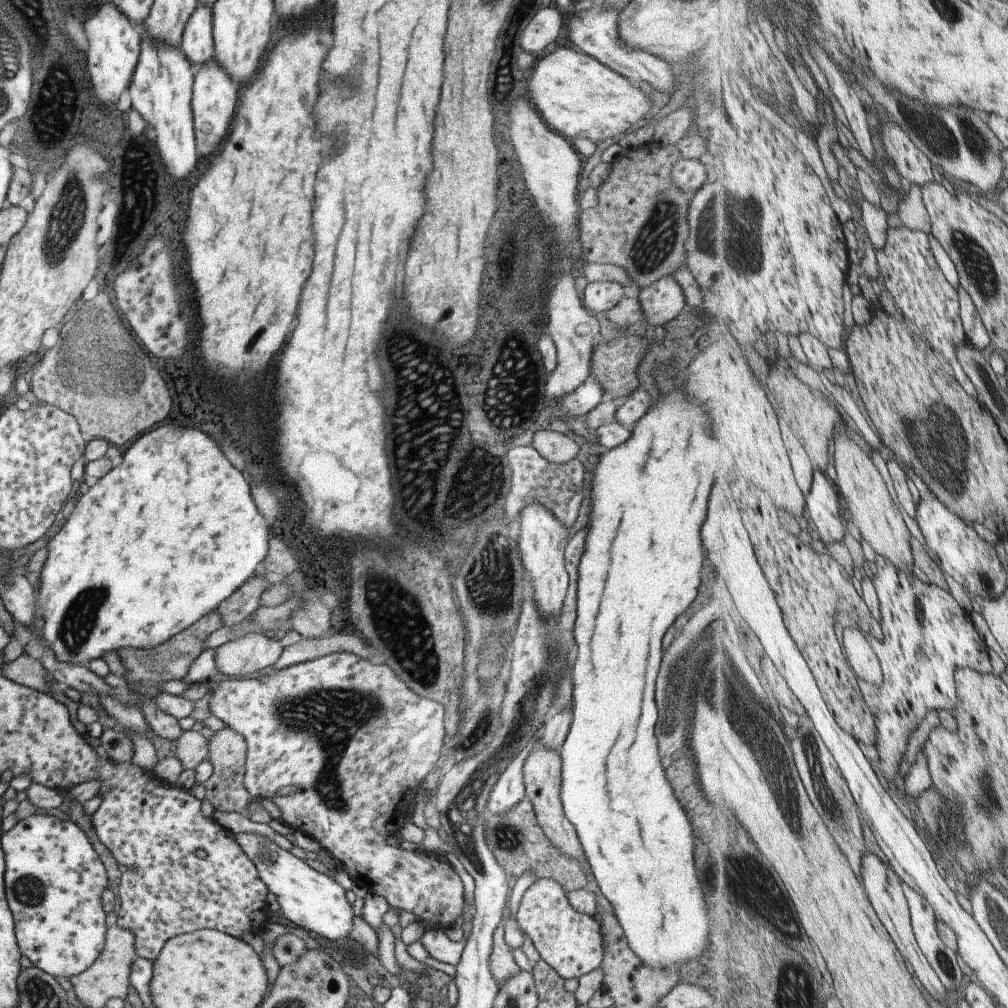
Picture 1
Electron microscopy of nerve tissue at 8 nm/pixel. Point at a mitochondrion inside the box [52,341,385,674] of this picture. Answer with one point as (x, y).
(76, 626)

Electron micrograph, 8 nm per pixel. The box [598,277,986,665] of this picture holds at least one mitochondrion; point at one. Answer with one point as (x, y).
(936, 442)

